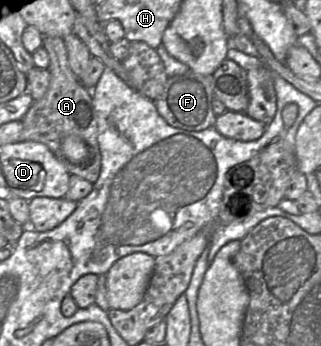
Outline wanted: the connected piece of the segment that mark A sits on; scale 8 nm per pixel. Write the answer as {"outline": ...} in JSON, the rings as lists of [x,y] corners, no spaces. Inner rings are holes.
{"outline":[[[44,36],[43,47],[49,54],[50,83],[45,95],[33,102],[23,117],[22,141],[35,141],[45,144],[71,175],[76,175],[94,184],[101,172],[101,153],[98,143],[98,117],[93,103],[92,89],[82,85],[70,68],[67,49],[62,37]],[[69,135],[82,138],[89,148],[88,159],[82,164],[71,163],[63,154],[62,141]]]}

